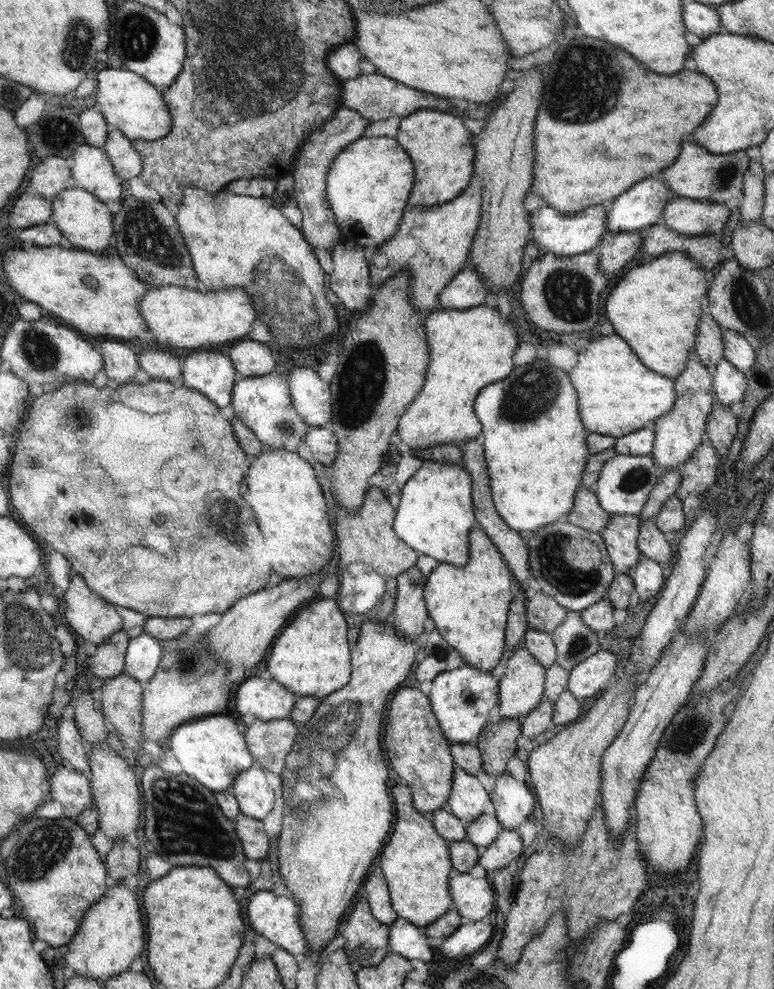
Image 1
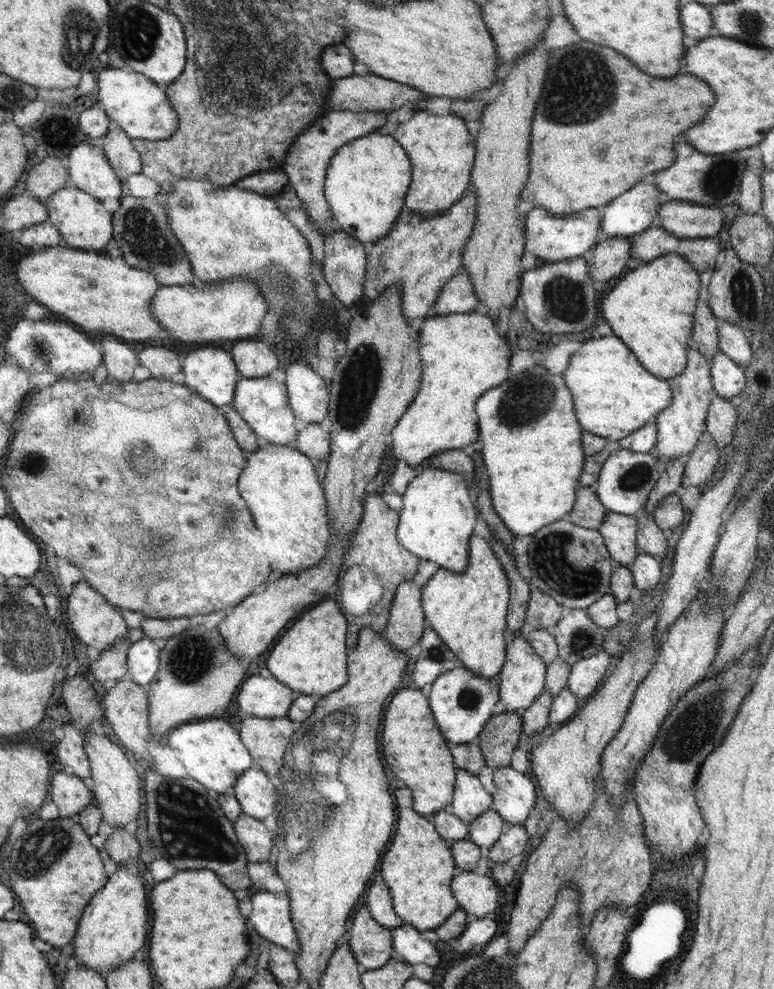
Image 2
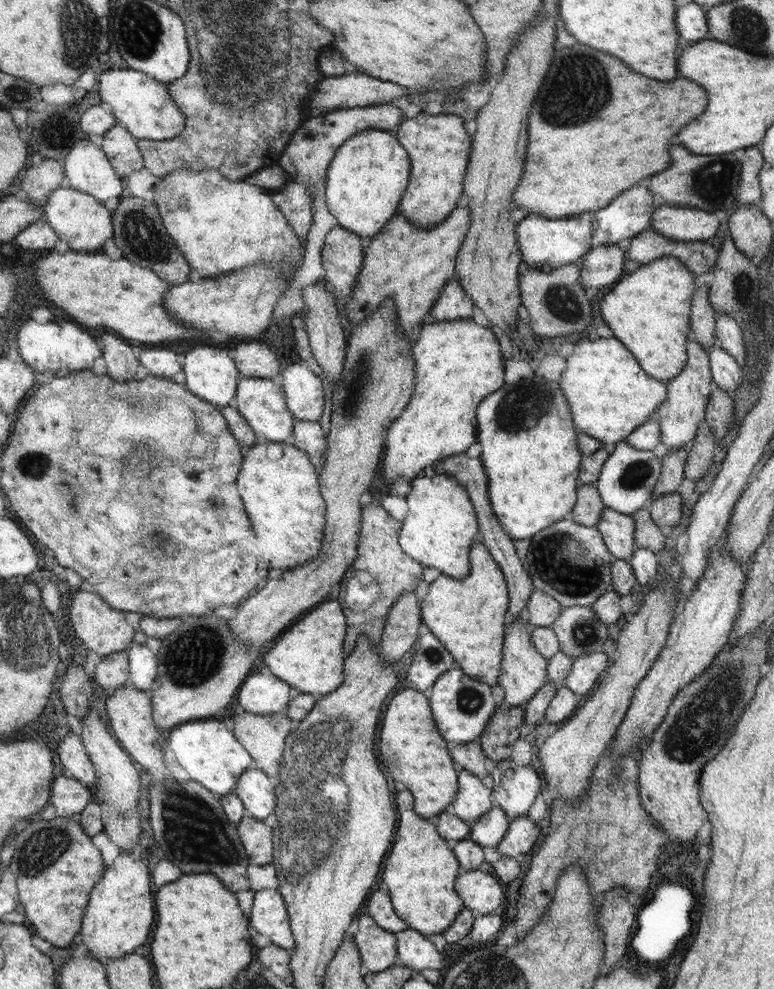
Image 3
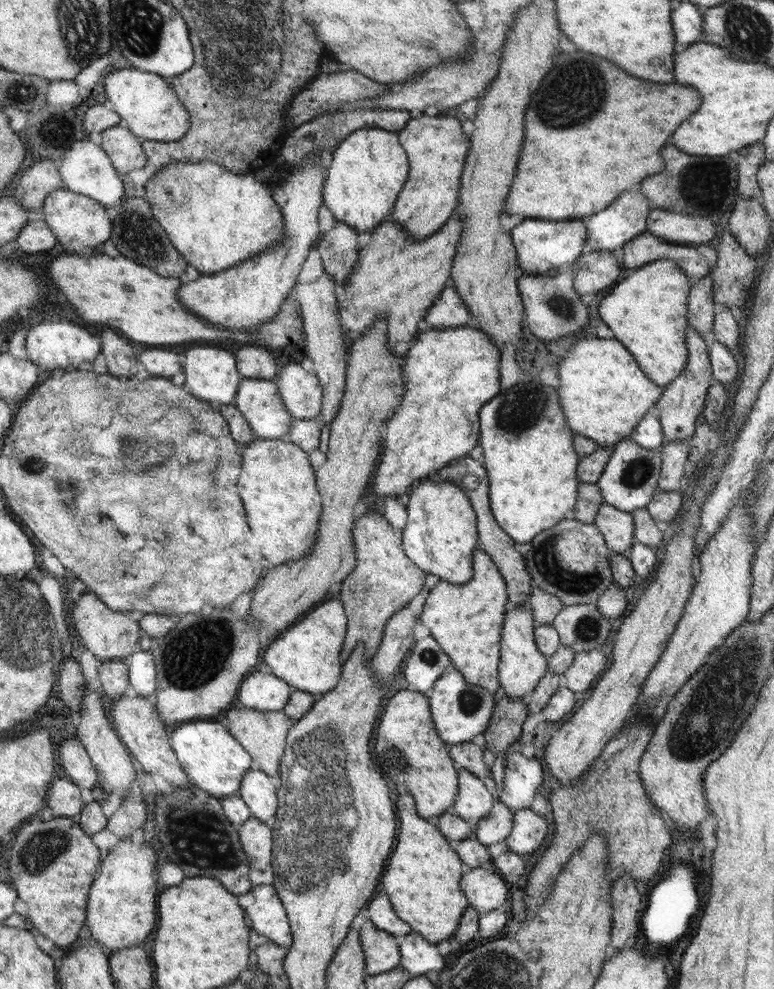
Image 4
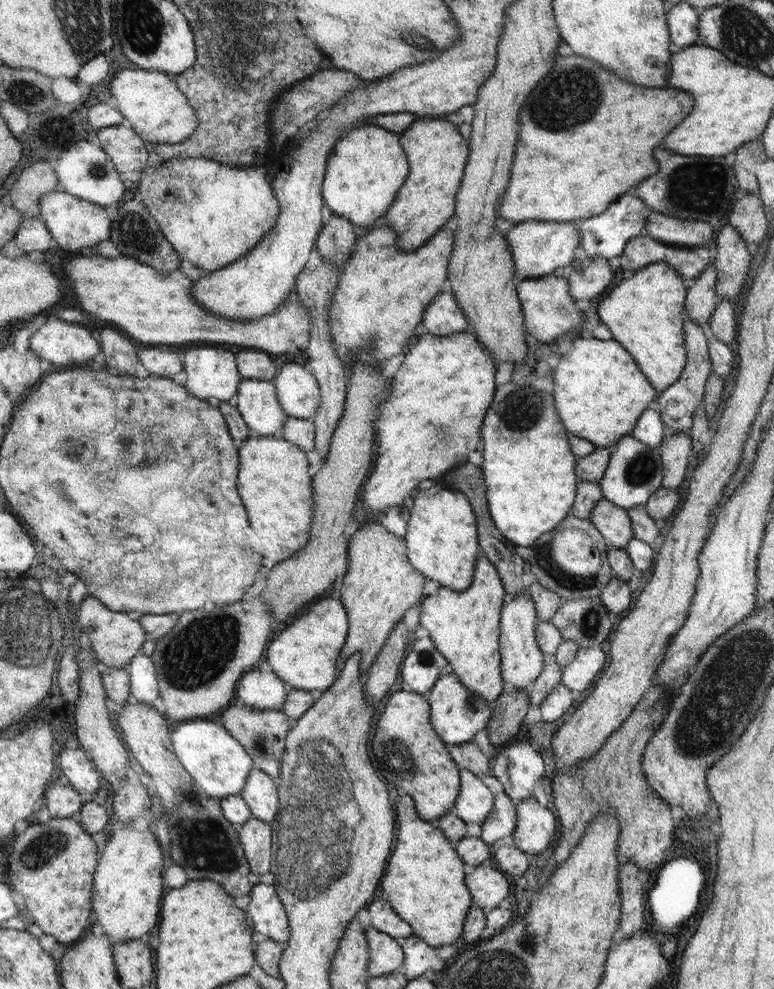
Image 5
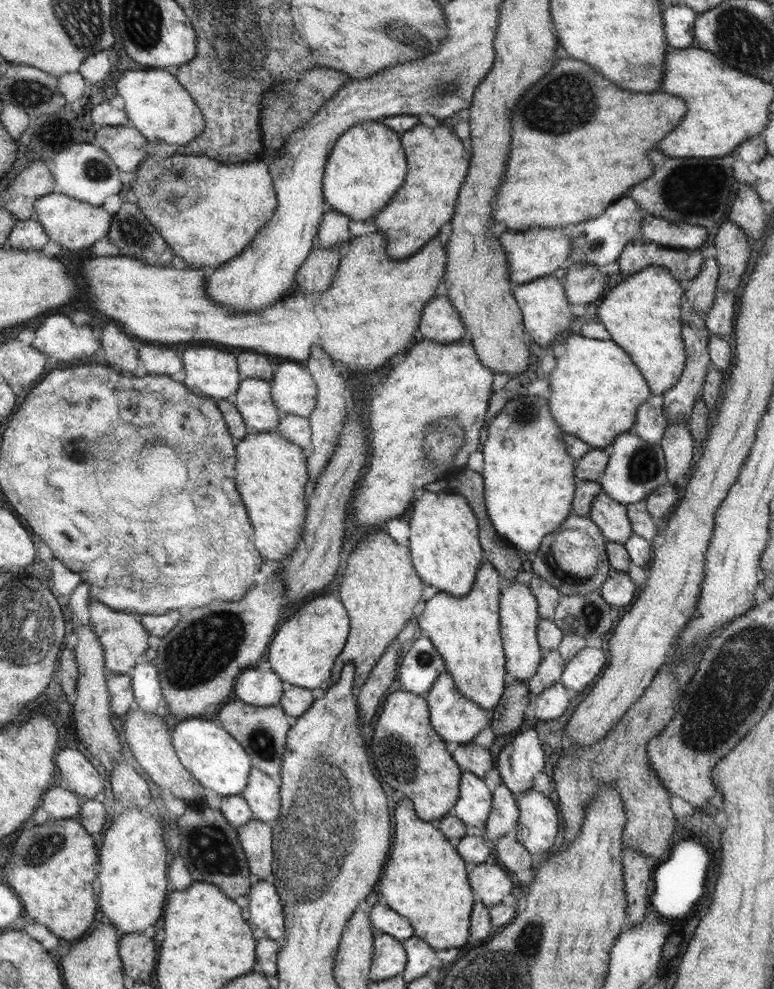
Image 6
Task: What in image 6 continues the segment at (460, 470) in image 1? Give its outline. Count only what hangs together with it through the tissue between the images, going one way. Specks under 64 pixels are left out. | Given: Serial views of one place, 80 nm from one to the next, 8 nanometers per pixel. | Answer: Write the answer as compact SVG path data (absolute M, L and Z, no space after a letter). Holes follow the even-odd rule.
M425 490L412 504L412 518L408 520L408 526L410 558L420 580L454 598L470 593L478 568L484 562L485 552L479 541L477 516L467 498L458 493L444 493L444 490Z

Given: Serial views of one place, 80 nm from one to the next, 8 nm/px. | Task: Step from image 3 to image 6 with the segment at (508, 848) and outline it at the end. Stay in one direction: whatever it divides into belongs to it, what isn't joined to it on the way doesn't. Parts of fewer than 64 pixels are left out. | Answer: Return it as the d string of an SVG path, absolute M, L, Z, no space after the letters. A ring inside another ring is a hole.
M533 788L518 794L519 819L516 839L537 857L552 847L560 828L557 806Z

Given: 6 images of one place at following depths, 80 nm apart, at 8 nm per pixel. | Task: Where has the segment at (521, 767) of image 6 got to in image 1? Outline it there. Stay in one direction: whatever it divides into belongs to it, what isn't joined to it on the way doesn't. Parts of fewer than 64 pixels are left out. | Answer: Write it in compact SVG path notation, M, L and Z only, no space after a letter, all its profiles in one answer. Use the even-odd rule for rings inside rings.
M507 771L496 779L496 786L490 792L490 798L494 806L494 815L503 829L517 829L524 820L531 819L536 806L536 795L522 781L516 781Z

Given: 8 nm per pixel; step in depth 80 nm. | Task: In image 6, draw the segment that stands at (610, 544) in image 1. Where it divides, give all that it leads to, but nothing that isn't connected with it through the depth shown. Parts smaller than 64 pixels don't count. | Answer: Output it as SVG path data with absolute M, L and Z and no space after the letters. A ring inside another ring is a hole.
M601 490L592 502L589 517L610 542L624 544L633 535L627 508Z

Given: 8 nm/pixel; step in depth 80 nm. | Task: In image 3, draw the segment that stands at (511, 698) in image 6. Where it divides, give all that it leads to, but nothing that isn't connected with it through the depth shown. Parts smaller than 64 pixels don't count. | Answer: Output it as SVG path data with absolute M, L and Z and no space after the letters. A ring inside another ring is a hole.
M510 707L506 710L496 708L488 720L484 732L478 740L481 749L488 759L493 762L505 760L510 757L512 745L521 739L520 727L525 724L524 709Z

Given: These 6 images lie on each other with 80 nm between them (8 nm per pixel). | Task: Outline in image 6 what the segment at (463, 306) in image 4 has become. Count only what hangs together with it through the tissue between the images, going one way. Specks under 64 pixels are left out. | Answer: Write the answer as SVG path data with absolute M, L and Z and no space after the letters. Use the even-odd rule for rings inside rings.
M446 295L434 297L422 310L419 330L424 338L440 344L455 343L466 336L466 327Z

